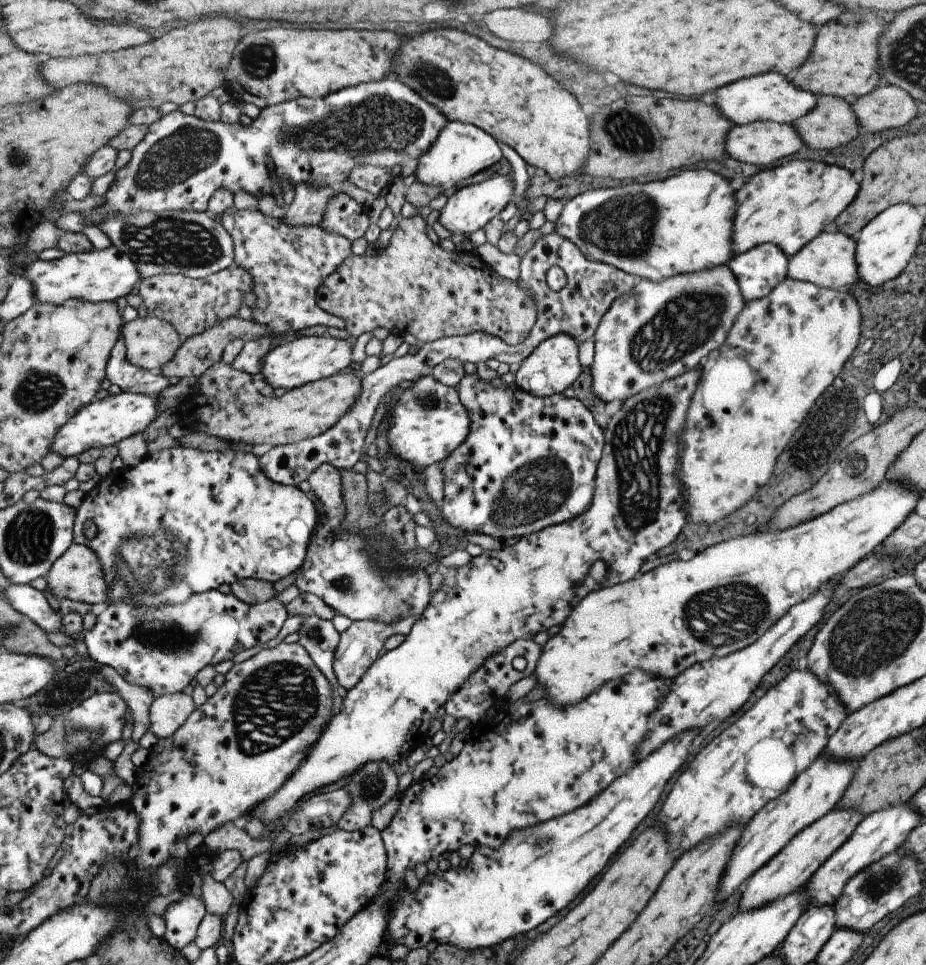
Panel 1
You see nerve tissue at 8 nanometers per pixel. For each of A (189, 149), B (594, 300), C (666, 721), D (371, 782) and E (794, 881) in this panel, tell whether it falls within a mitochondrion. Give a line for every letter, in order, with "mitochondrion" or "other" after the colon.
A: mitochondrion
B: other
C: other
D: mitochondrion
E: other

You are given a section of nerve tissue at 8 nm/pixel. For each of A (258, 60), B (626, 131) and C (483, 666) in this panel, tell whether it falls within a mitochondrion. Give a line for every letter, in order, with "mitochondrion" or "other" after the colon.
A: mitochondrion
B: mitochondrion
C: other

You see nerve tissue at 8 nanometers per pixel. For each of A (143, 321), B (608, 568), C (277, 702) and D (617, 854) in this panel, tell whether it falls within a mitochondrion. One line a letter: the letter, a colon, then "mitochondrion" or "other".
A: other
B: other
C: mitochondrion
D: other

